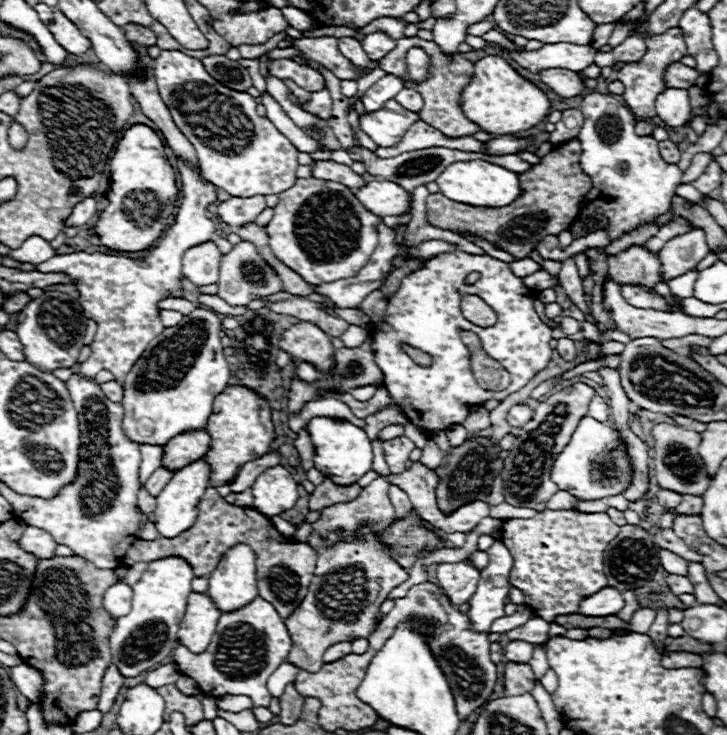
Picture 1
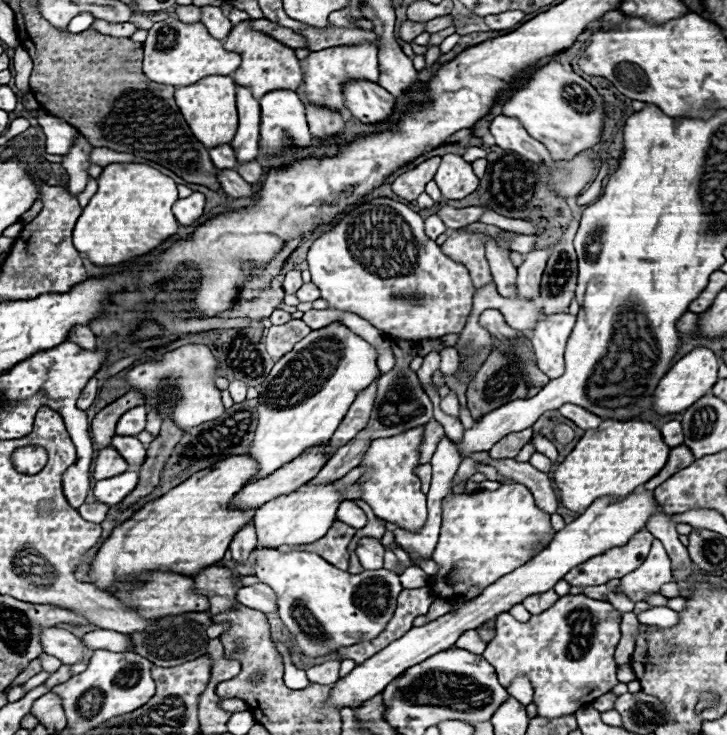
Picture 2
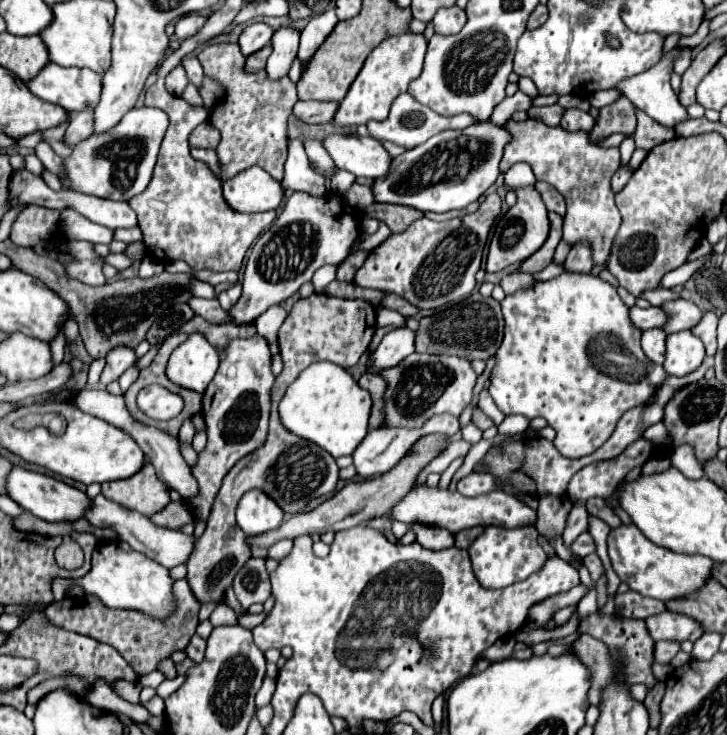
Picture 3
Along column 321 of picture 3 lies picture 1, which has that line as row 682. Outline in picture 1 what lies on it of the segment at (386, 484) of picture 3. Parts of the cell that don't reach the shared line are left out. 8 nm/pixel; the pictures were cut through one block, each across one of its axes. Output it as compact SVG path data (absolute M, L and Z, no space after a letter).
M514 662L506 664L504 670L504 692L506 694L528 694L534 690L534 674L532 668L526 666L518 666Z

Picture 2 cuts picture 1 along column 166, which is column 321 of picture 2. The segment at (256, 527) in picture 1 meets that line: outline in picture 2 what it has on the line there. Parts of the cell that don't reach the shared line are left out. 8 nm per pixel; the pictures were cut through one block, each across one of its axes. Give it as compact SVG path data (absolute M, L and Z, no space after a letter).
M334 522L334 526L328 530L324 538L312 544L300 544L292 546L292 550L302 550L302 552L316 552L320 554L326 562L340 570L348 570L348 544L354 538L356 528L344 524L344 522Z

